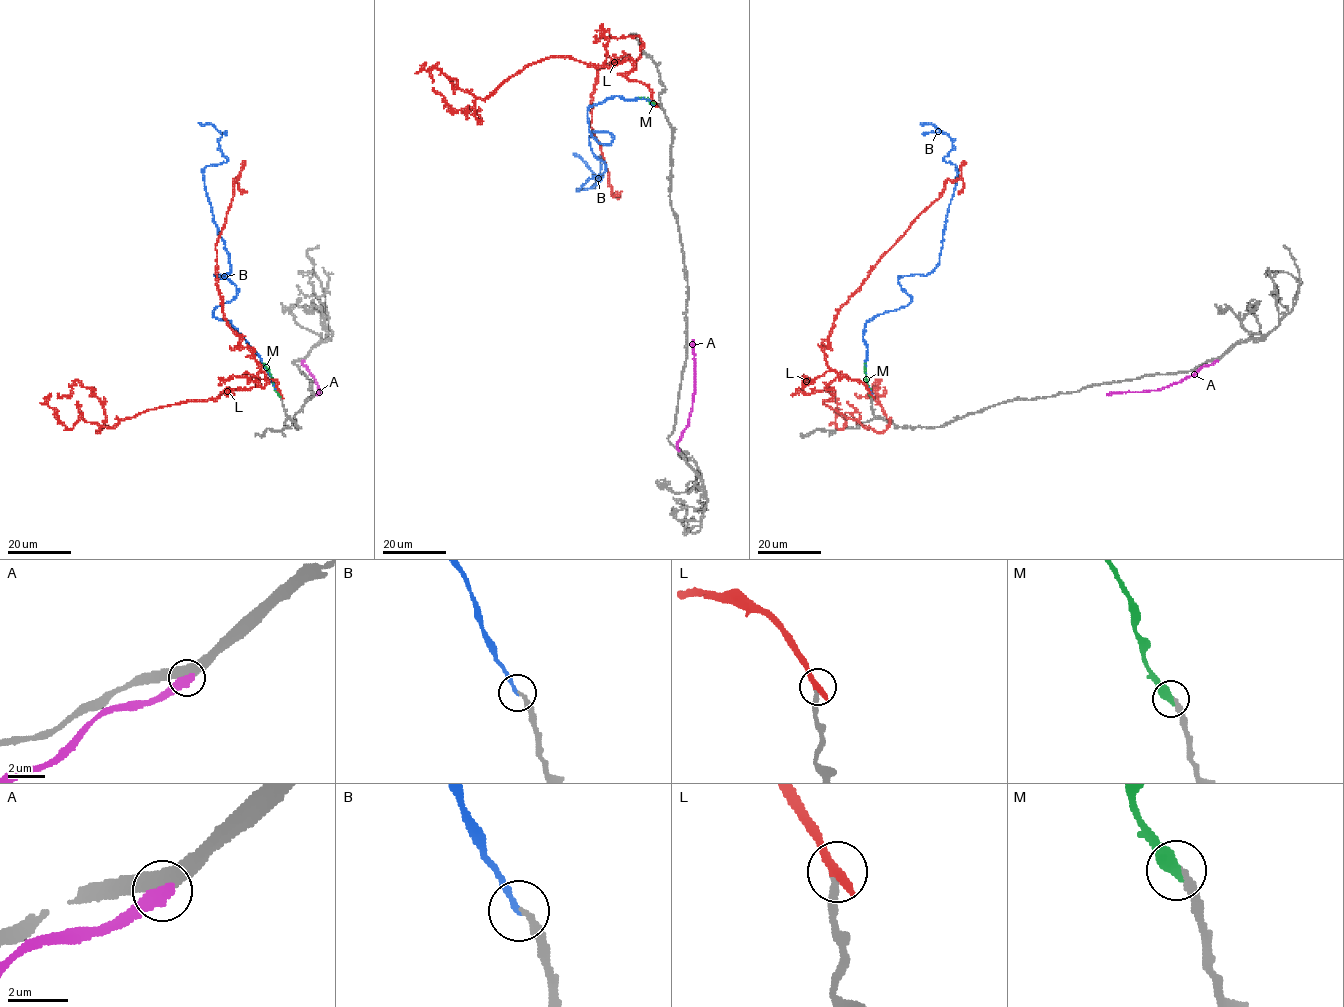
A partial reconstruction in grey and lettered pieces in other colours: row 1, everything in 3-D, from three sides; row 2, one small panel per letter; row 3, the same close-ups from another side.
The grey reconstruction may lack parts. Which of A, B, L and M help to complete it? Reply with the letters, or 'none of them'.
none of them

